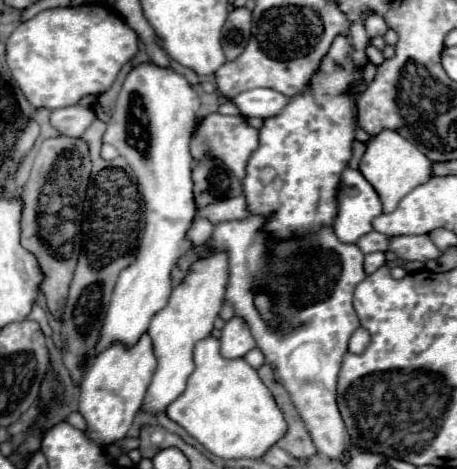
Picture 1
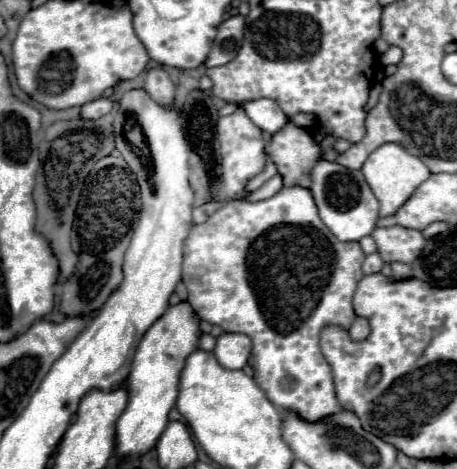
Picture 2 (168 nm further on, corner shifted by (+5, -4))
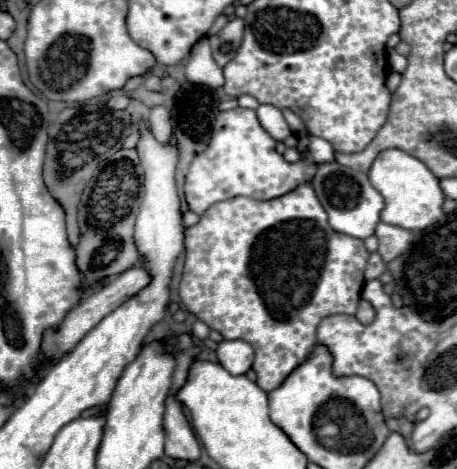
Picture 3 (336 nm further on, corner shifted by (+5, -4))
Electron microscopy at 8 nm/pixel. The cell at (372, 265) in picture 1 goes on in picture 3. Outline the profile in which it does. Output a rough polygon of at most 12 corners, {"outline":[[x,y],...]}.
{"outline":[[371,253],[365,279],[377,279],[385,269],[379,253]]}

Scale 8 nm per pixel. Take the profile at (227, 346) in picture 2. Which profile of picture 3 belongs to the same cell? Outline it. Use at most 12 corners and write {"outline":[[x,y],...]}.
{"outline":[[221,341],[217,361],[231,375],[251,369],[253,347]]}

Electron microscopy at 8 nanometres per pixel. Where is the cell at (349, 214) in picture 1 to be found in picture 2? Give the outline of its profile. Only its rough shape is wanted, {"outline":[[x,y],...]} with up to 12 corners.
{"outline":[[321,159],[311,191],[337,239],[359,241],[379,219],[361,171]]}

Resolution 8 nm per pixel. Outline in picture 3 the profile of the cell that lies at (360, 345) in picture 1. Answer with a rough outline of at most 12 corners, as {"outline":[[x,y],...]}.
{"outline":[[359,303],[355,313],[361,323],[369,325],[375,319],[371,303]]}

